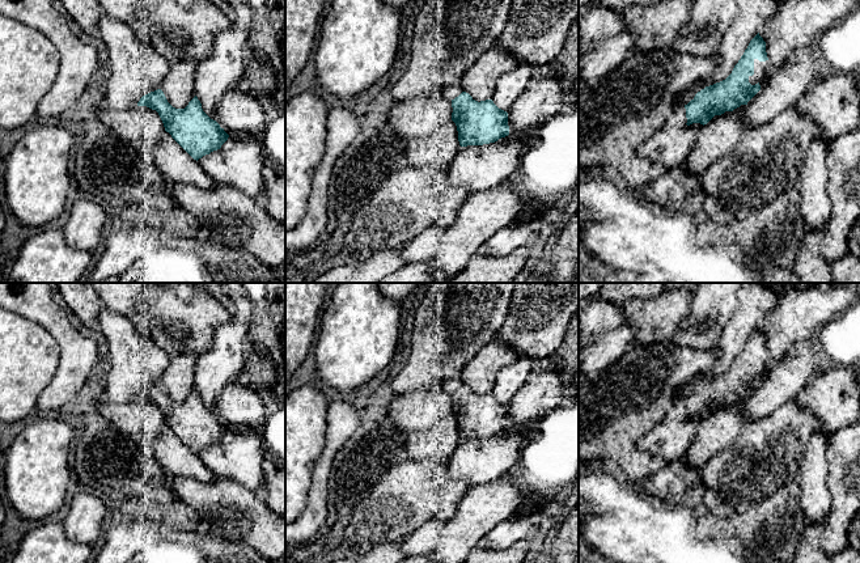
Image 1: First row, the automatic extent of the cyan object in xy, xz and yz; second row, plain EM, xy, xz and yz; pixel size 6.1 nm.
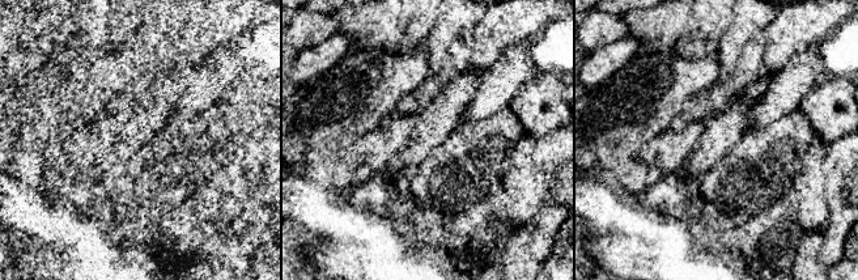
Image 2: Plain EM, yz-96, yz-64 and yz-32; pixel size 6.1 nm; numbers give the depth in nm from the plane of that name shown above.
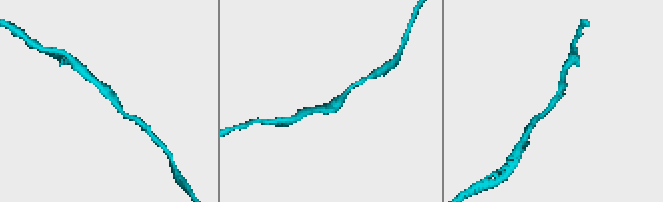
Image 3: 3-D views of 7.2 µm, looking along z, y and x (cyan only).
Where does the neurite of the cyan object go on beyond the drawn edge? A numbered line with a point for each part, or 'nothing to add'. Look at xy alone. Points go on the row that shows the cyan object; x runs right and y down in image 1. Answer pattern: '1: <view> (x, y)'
nothing to add

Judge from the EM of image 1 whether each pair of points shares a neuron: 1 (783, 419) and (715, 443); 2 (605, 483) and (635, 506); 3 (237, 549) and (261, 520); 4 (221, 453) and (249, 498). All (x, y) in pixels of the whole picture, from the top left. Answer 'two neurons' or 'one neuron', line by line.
1: two neurons
2: one neuron
3: two neurons
4: two neurons

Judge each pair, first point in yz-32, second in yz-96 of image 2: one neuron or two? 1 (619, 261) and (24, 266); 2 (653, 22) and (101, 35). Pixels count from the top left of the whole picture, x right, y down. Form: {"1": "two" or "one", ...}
{"1": "two", "2": "one"}

